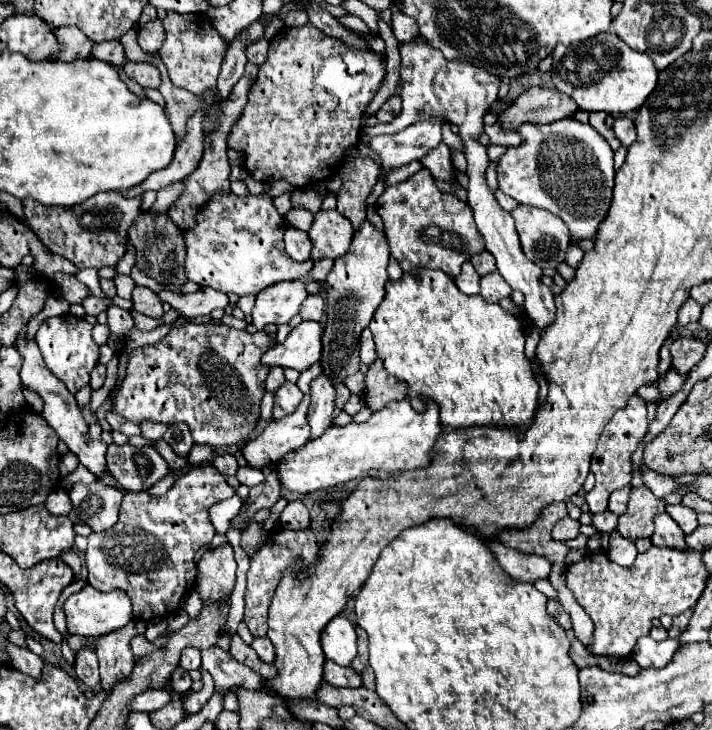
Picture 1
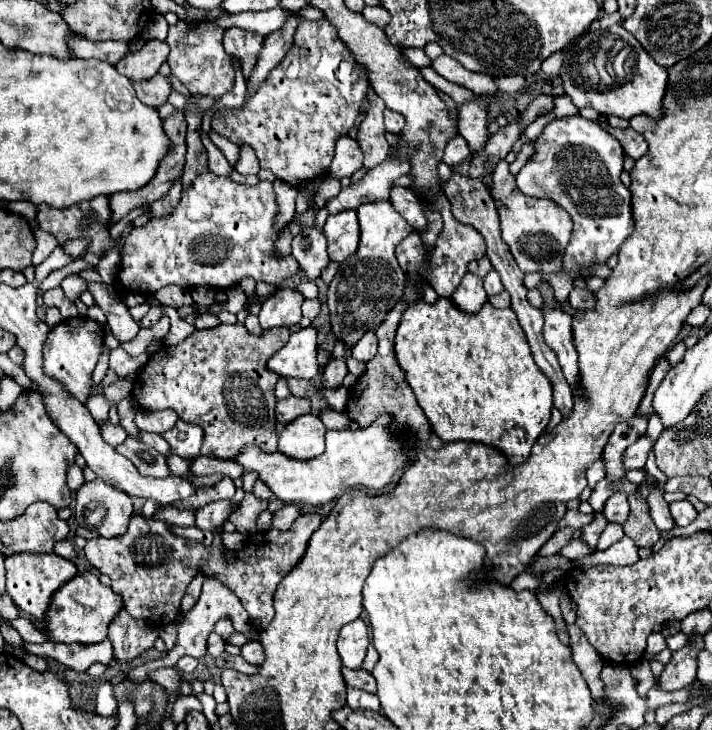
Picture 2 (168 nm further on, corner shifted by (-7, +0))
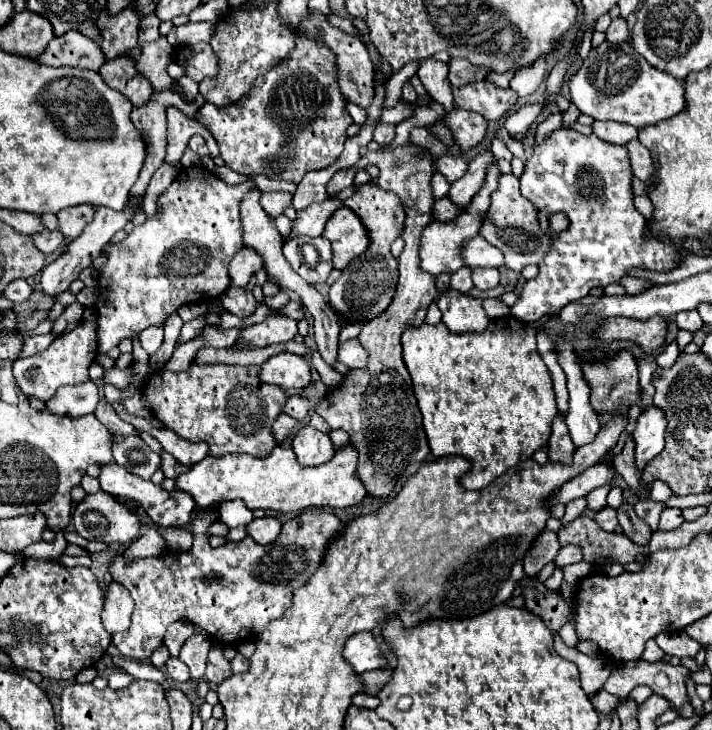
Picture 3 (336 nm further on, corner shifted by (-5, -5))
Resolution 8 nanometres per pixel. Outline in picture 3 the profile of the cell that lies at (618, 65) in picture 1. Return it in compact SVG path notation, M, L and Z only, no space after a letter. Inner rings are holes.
M604 41L592 47L588 57L582 59L580 69L572 75L570 101L580 113L586 113L598 121L620 121L636 129L644 129L666 121L684 109L684 87L670 73L652 69L630 41L610 43Z

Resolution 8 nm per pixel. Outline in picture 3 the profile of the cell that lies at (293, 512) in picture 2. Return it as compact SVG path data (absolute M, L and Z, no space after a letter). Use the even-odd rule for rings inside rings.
M266 515L266 517L262 517L262 519L254 519L254 521L248 525L248 535L250 535L256 543L260 543L260 545L268 545L268 543L272 543L272 541L278 537L280 529L282 529L282 521L280 521L278 517Z

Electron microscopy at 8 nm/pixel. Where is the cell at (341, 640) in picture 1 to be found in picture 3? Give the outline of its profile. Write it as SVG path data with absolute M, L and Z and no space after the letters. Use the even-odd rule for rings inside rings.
M360 631L360 633L354 633L352 637L348 637L342 655L356 673L382 669L386 663L384 659L380 659L380 651L374 643L374 637L368 631Z

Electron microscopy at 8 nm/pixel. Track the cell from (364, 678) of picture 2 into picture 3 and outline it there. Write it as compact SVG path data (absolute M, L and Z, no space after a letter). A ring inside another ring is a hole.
M376 669L376 671L368 671L368 673L358 675L362 681L362 691L376 695L378 689L384 685L384 681L388 681L390 673L392 673L390 669Z

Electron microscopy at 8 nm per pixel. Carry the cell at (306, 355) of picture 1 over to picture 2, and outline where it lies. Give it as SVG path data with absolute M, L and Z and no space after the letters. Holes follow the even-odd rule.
M308 326L294 334L286 346L282 346L270 360L268 370L282 378L304 378L312 380L318 374L316 360L316 328Z

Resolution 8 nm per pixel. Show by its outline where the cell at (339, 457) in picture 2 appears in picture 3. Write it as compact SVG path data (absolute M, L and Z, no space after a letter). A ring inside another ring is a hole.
M352 443L336 447L332 461L326 461L316 467L300 465L296 461L296 455L292 453L292 449L276 445L274 451L264 459L258 459L252 455L242 455L242 453L224 455L224 457L208 455L200 463L192 465L186 473L182 473L176 479L176 487L190 493L194 497L198 509L210 509L212 503L222 503L228 499L242 499L250 509L266 509L266 511L276 511L276 513L292 513L292 511L298 513L308 507L340 507L340 509L344 509L344 507L360 503L366 497L364 483L360 479L356 479L356 461L358 461L358 453Z

